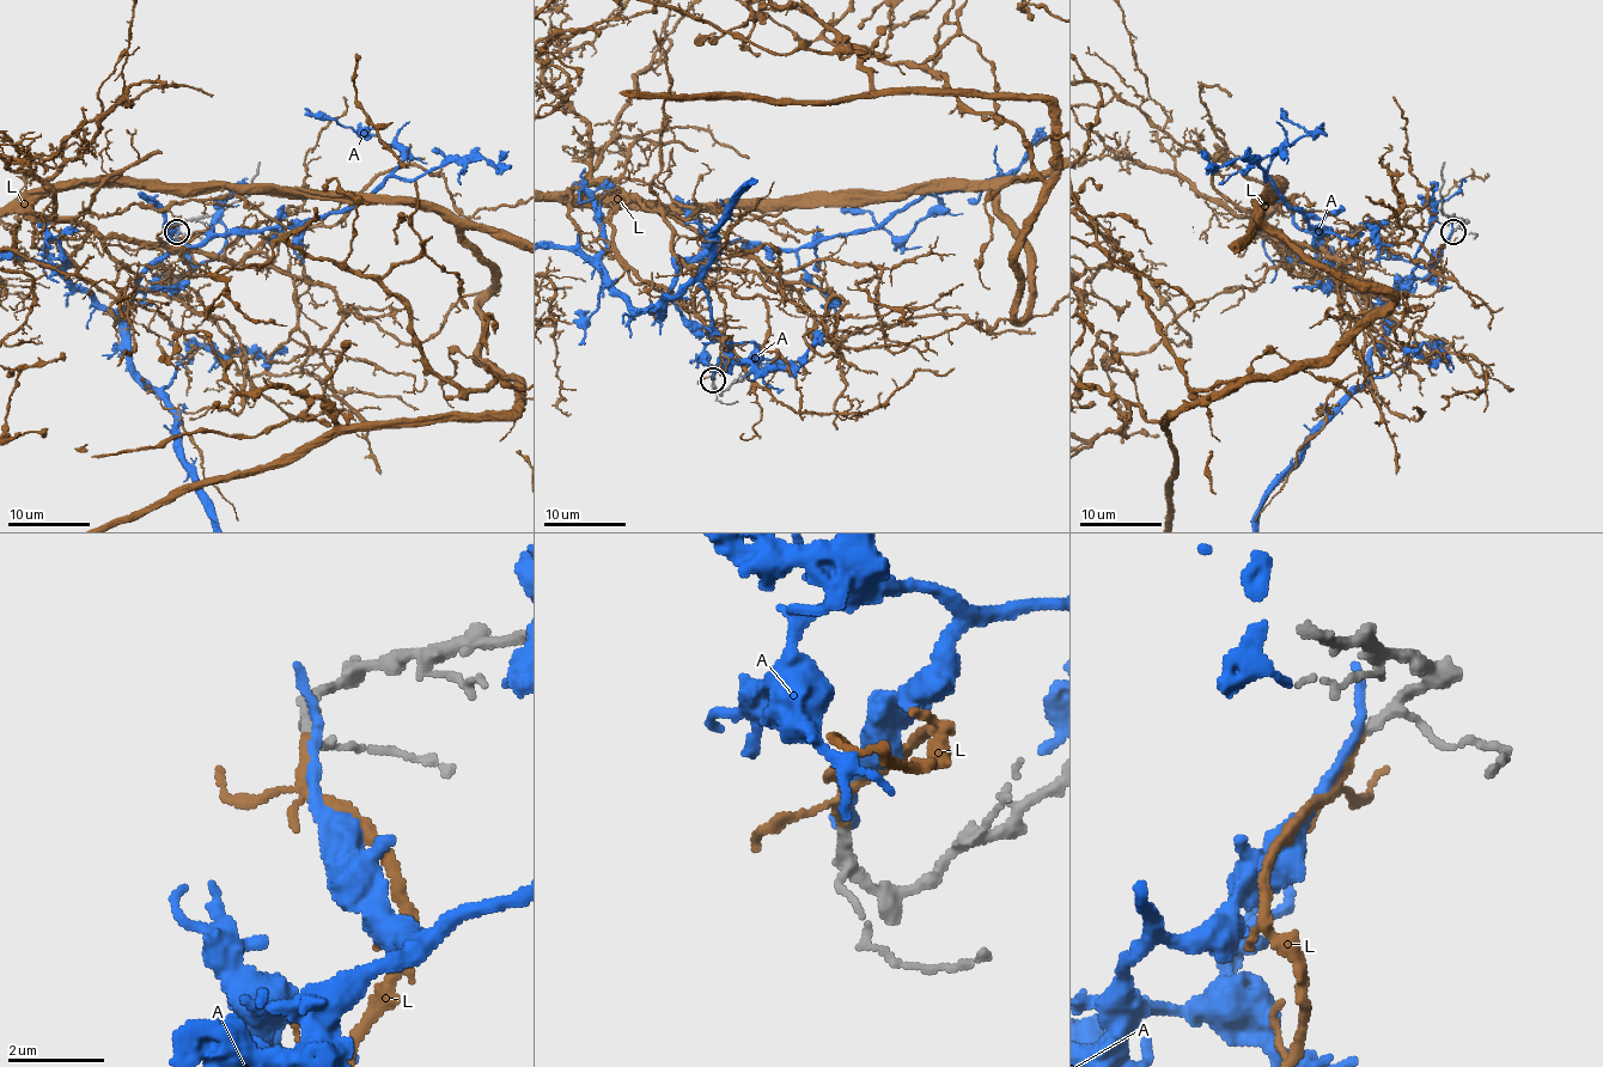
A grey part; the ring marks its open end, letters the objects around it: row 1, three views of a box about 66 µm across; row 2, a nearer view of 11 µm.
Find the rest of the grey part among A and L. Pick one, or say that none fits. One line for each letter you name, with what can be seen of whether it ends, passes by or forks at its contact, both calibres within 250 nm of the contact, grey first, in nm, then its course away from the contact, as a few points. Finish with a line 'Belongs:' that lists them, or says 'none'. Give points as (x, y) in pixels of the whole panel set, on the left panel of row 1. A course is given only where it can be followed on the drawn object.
L: it ends there; 180 nm thick on the grey side, 240 nm on the other
Belongs: L

